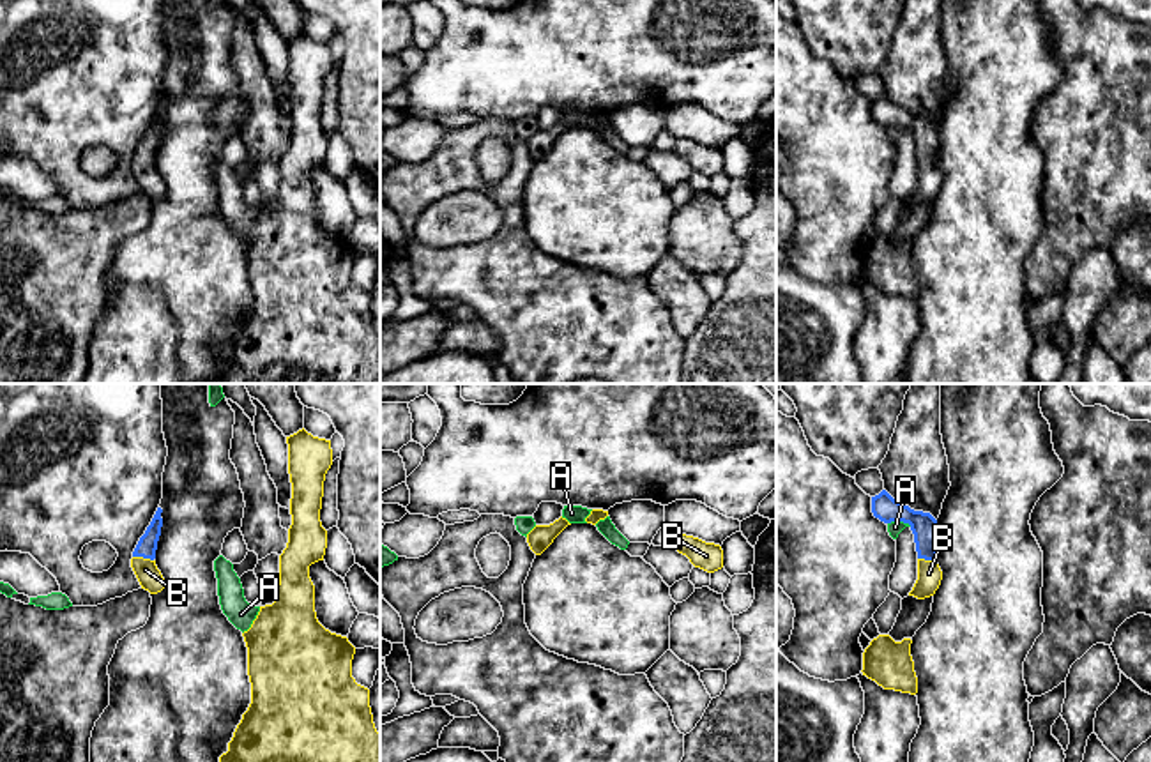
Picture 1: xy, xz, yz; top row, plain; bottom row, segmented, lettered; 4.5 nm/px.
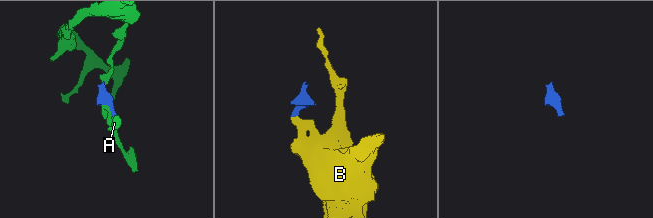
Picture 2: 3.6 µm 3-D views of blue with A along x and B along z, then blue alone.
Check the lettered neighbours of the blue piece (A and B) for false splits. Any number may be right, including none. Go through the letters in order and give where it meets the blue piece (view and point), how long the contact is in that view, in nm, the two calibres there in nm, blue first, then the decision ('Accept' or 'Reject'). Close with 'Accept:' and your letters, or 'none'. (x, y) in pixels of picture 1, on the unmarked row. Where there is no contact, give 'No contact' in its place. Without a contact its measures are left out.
A: Touches blue at yz (900, 124). Shared border 110 nm. Thickness 120 nm (blue) against 60 nm. Reject
B: Touches blue at xy (144, 161). Shared border 100 nm. Thickness 90 nm (blue) against 110 nm. Accept
Accept: B

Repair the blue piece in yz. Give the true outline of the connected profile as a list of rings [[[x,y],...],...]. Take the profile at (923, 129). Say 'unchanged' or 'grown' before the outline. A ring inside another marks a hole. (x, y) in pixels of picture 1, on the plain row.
grown; [[[886,94],[872,101],[872,117],[884,127],[903,126],[911,129],[918,156],[918,184],[909,200],[918,203],[934,200],[942,184],[942,175],[937,168],[937,124],[930,117],[914,115],[895,104]]]

